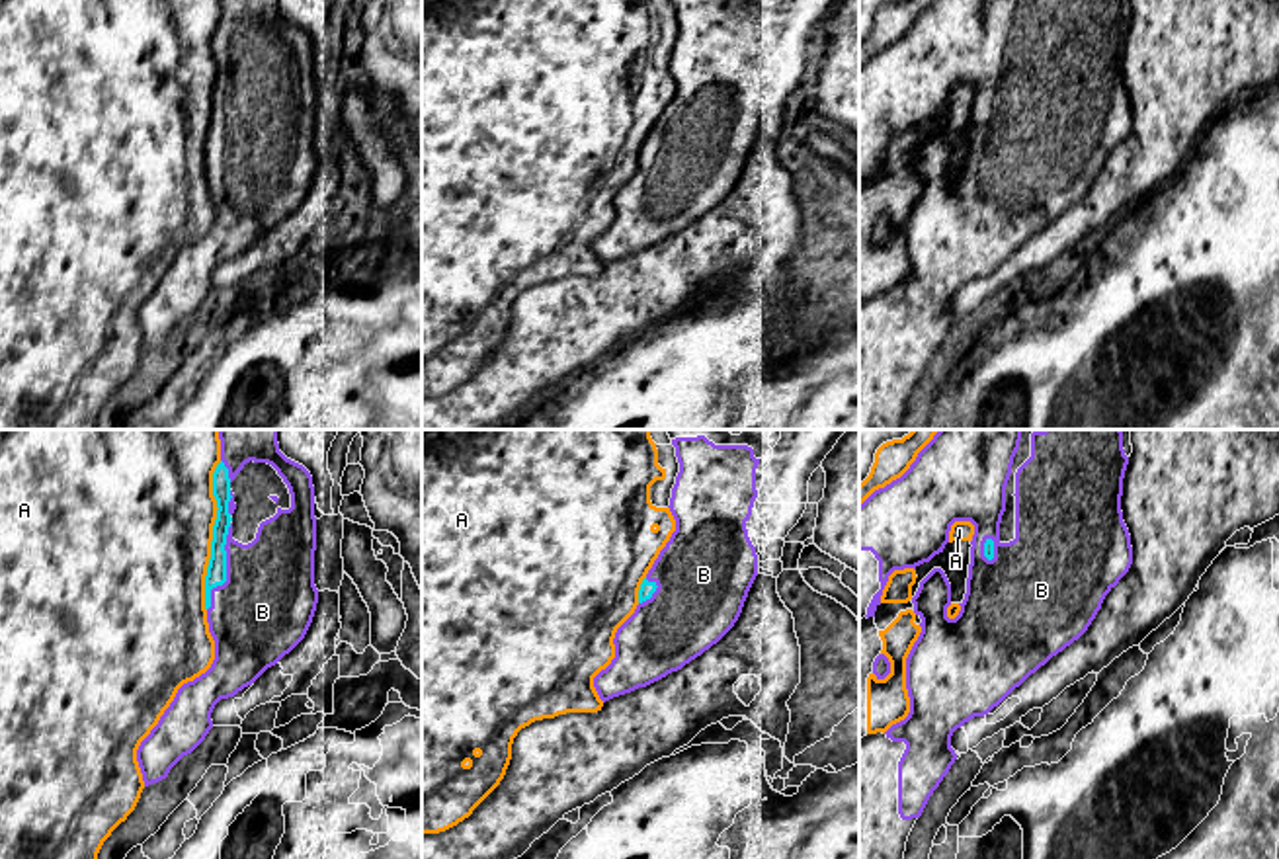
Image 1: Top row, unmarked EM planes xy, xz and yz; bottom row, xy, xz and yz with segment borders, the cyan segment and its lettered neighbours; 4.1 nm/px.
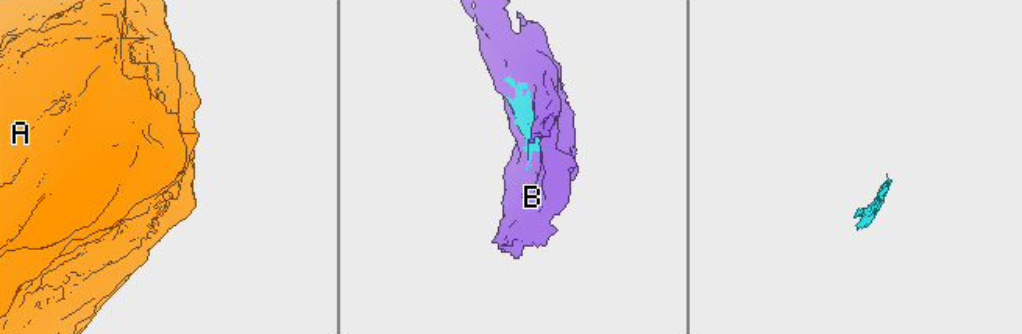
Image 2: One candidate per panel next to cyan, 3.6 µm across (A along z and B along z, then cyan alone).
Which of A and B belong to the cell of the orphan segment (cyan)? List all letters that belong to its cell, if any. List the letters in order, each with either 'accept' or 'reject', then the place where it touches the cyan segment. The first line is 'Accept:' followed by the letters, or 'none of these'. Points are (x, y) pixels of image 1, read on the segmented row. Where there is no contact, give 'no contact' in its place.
Accept: B
A: reject; meets cyan in xy at (213, 535)
B: accept; meets cyan in xy at (225, 569)

